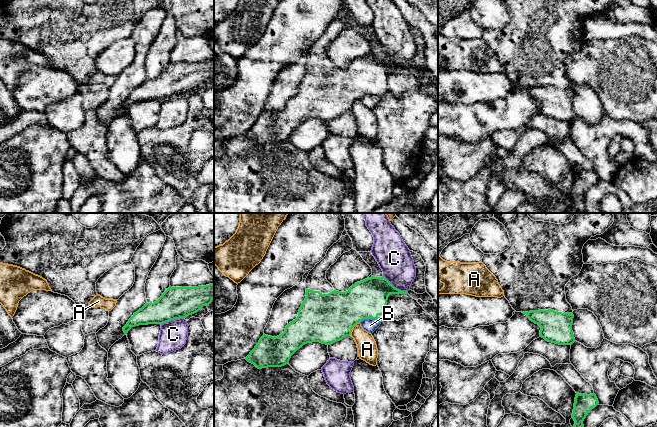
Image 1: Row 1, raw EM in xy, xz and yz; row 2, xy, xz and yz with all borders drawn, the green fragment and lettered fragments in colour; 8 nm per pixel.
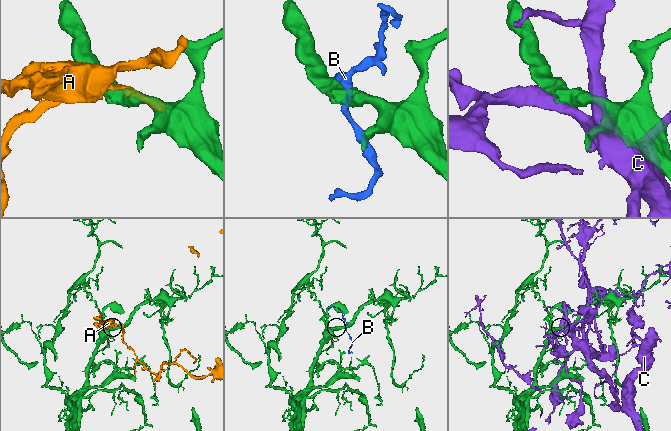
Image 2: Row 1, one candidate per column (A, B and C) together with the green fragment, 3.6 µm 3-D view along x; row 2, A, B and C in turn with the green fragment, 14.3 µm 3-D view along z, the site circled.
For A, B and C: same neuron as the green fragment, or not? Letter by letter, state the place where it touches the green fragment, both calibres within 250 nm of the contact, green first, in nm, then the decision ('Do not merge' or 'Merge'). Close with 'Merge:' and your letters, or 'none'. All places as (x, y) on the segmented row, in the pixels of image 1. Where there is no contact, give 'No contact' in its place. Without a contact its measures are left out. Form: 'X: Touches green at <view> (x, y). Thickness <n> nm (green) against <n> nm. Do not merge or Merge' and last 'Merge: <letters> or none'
A: Touches green at xz (352, 328). Thickness 400 nm (green) against 160 nm. Do not merge
B: Touches green at xz (369, 318). Thickness 320 nm (green) against 110 nm. Do not merge
C: Touches green at xz (394, 287). Thickness 320 nm (green) against 280 nm. Do not merge
Merge: none

